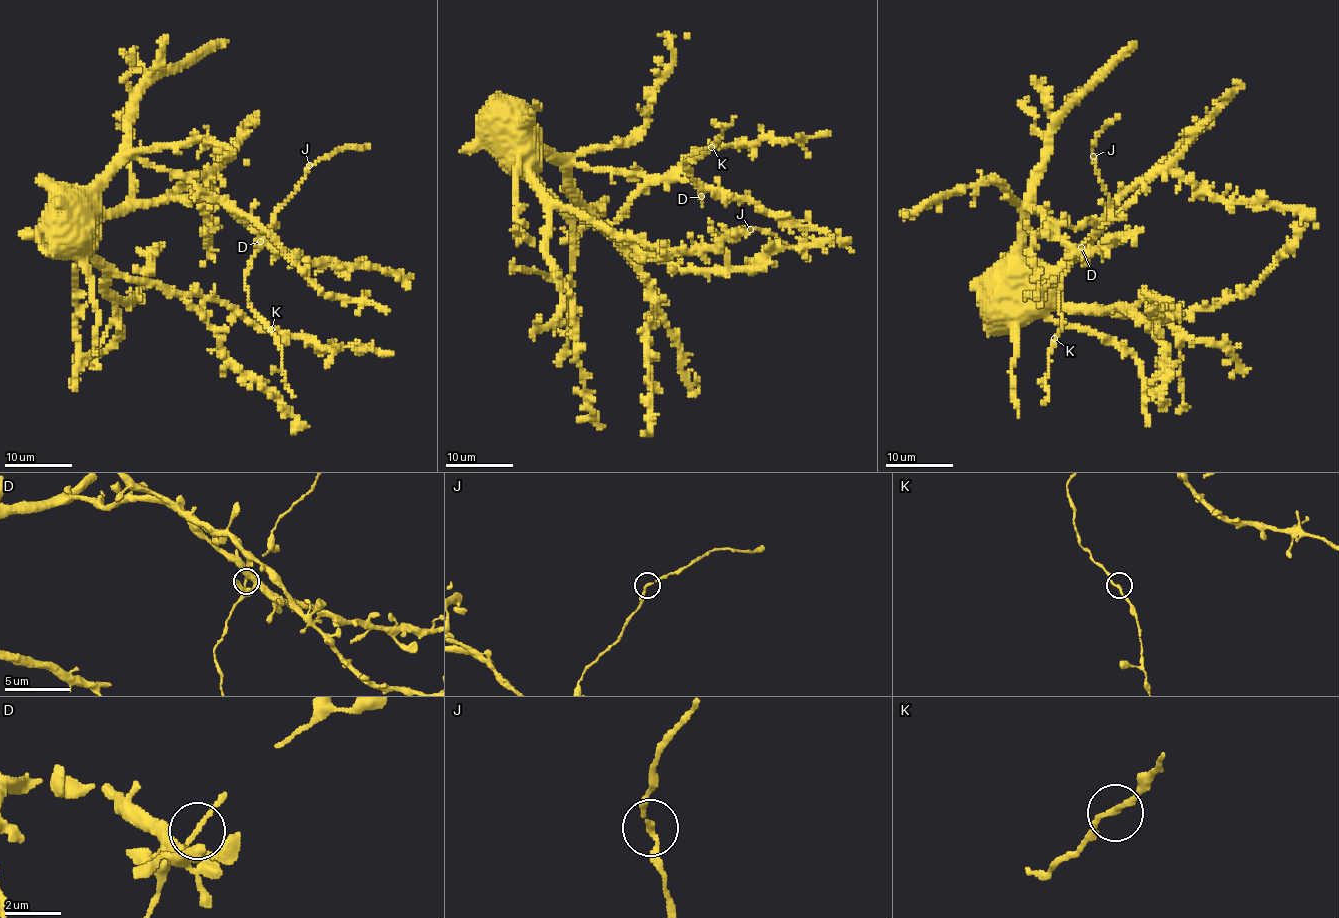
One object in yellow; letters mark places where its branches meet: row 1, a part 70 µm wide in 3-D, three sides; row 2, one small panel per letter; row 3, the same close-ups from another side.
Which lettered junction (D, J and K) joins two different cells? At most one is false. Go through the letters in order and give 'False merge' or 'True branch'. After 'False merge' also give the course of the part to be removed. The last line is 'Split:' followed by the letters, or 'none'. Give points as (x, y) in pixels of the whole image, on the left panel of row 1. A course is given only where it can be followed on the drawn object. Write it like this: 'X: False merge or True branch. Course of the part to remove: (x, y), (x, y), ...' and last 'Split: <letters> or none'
D: True branch
J: True branch
K: True branch
Split: none

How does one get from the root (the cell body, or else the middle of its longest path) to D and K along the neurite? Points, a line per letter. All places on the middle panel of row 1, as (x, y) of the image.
D: (503, 113), (568, 162), (693, 180), (705, 188), (701, 197)
K: (503, 113), (573, 164), (651, 178), (671, 174), (705, 188), (684, 163), (711, 147)

